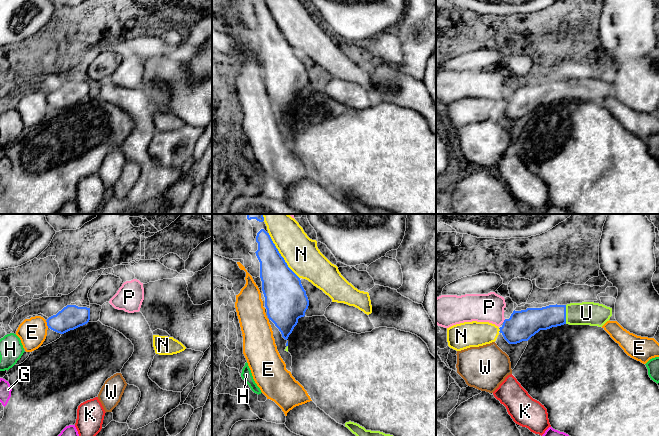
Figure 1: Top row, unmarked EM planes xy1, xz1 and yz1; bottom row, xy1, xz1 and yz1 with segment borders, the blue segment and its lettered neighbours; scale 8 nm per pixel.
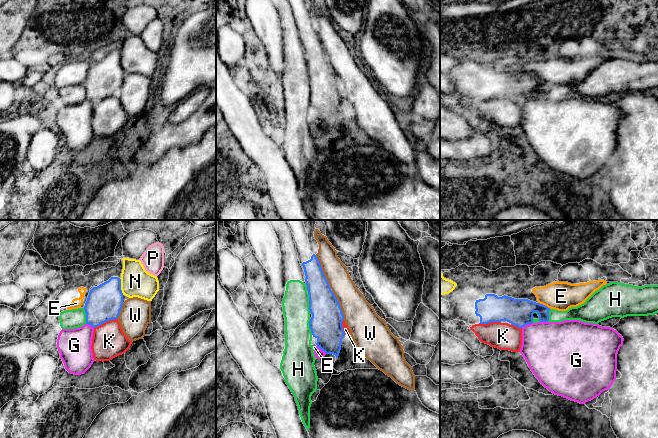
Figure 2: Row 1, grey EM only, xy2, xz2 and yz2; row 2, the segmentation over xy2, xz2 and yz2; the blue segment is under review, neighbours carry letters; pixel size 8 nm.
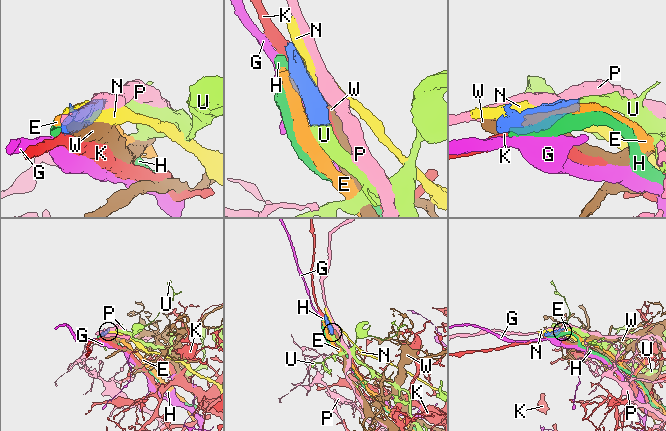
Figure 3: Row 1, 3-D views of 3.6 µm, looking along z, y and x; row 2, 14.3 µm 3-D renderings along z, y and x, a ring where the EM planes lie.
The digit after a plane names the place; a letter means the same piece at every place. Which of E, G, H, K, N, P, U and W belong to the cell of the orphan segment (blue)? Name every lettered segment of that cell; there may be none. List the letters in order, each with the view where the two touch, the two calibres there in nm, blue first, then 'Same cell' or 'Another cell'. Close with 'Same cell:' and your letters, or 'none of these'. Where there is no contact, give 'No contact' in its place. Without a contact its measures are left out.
E: Touches blue in yz2. Thickness 220 nm (blue) against 240 nm. Another cell
G: Touches blue in yz2. Thickness 220 nm (blue) against 400 nm. Another cell
H: Touches blue in xz2. Thickness 260 nm (blue) against 220 nm. Another cell
K: Touches blue in xy2. Thickness 280 nm (blue) against 280 nm. Another cell
N: Touches blue in xz1. Thickness 300 nm (blue) against 280 nm. Another cell
P: Touches blue in yz1. Thickness 240 nm (blue) against 220 nm. Another cell
U: Touches blue in yz1. Thickness 190 nm (blue) against 190 nm. Same cell
W: Touches blue in xz2. Thickness 220 nm (blue) against 190 nm. Another cell
Same cell: U

